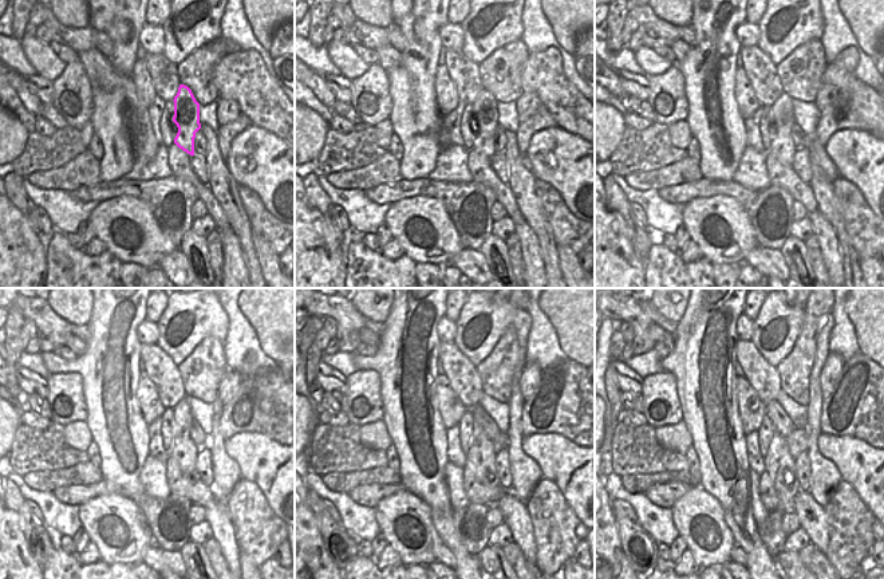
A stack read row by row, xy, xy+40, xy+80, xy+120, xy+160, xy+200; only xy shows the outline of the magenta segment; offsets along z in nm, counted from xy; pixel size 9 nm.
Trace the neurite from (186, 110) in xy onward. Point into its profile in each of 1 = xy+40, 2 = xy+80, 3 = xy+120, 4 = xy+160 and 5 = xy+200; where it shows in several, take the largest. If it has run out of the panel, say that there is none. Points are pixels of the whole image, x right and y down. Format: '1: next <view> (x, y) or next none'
1: next xy+40 (485, 106)
2: next xy+80 (782, 149)
3: next xy+120 (184, 451)
4: next xy+160 (481, 457)
5: next xy+200 (781, 467)

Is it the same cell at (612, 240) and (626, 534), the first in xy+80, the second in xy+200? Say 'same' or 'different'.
different

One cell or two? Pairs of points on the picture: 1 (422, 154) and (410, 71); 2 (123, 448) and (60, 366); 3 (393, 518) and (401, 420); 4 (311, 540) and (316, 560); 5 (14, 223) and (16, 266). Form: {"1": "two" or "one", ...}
{"1": "one", "2": "one", "3": "two", "4": "one", "5": "one"}

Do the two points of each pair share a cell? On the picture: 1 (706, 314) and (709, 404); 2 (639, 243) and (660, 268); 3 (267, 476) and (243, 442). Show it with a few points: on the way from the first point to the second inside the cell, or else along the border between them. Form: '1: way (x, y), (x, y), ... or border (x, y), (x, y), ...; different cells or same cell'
1: way (707, 337), (707, 381); same cell
2: border (651, 244), (644, 262); different cells
3: way (261, 468), (257, 464), (257, 457), (251, 451); same cell

